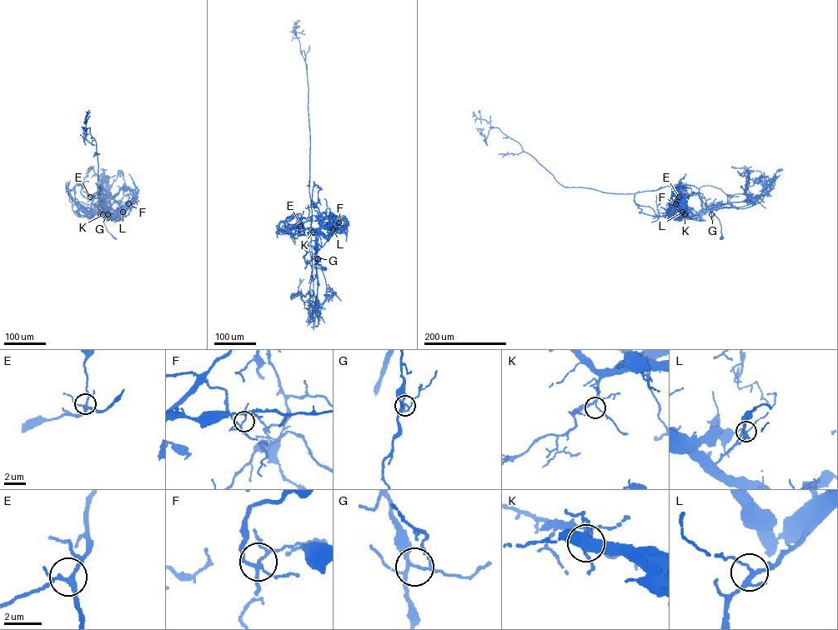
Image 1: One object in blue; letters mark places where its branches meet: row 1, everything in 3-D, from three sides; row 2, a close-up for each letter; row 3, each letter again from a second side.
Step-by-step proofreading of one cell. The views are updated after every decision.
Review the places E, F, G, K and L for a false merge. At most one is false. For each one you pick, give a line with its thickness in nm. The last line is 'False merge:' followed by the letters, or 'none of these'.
F: Thickness 120 nm
False merge: F

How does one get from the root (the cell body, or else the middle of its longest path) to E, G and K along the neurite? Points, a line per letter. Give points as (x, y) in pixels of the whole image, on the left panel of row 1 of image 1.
E: (115, 237), (104, 223), (106, 208), (107, 217), (98, 213), (92, 215), (77, 202), (90, 204), (90, 197)
G: (115, 237), (104, 223), (107, 212), (105, 208), (107, 207), (107, 214)
K: (115, 237), (104, 223), (106, 208), (106, 216), (108, 217), (102, 214)

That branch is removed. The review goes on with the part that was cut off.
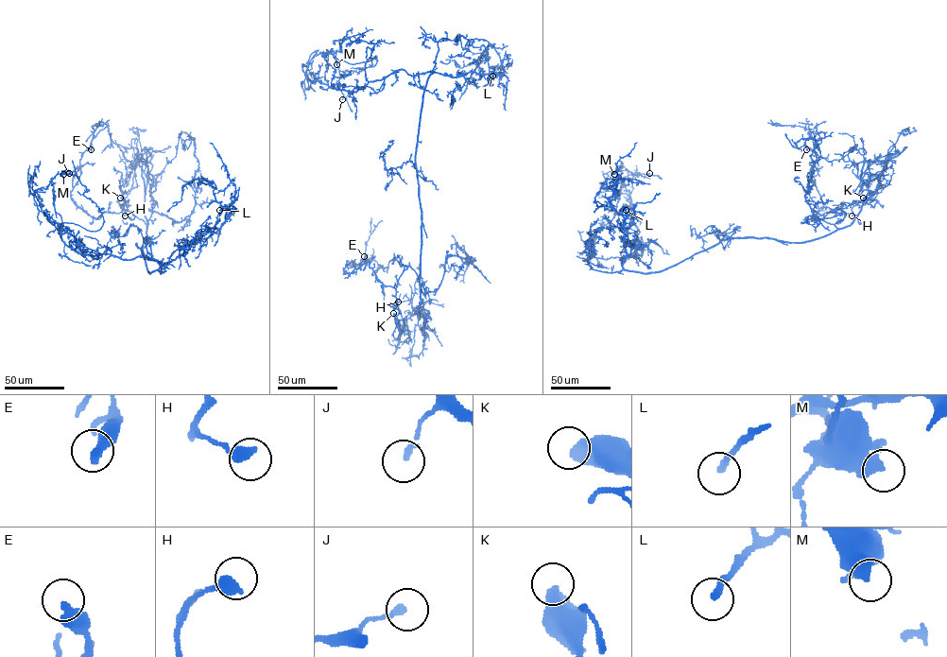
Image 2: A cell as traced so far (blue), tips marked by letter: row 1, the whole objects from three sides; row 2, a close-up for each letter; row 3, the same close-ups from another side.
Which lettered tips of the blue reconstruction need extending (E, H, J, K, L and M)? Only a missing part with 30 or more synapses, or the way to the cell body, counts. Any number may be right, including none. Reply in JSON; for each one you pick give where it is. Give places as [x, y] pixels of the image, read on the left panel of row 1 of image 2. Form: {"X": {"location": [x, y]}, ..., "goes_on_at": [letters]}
{"goes_on_at": []}

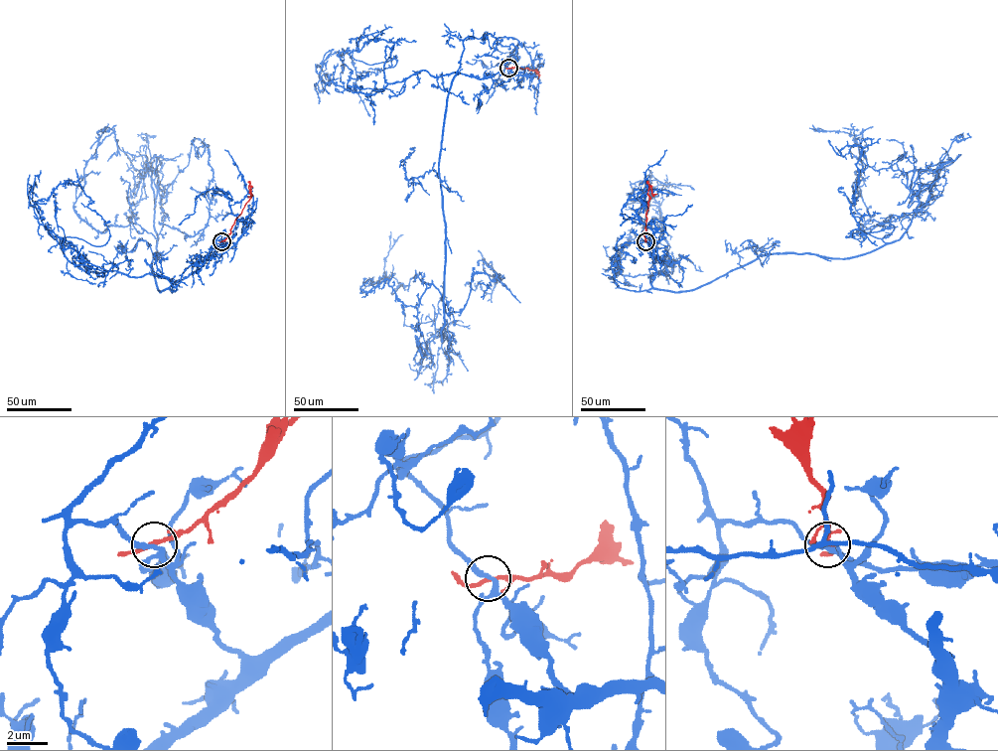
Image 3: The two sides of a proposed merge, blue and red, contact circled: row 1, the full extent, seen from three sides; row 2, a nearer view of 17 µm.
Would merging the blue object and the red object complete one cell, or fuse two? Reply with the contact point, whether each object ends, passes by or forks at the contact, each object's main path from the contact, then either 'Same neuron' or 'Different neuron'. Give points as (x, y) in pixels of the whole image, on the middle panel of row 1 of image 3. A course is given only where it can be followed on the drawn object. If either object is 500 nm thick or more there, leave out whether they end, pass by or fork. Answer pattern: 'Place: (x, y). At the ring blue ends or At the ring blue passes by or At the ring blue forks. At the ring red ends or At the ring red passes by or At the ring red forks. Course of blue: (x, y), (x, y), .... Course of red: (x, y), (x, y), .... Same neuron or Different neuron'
Place: (508, 68). At the ring blue forks. At the ring red passes by. Course of blue: (508, 68), (458, 74), (448, 96), (444, 307), (432, 283), (415, 306), (386, 279), (360, 287), (394, 288). Course of red: (508, 68), (537, 70), (538, 78). Different neuron

